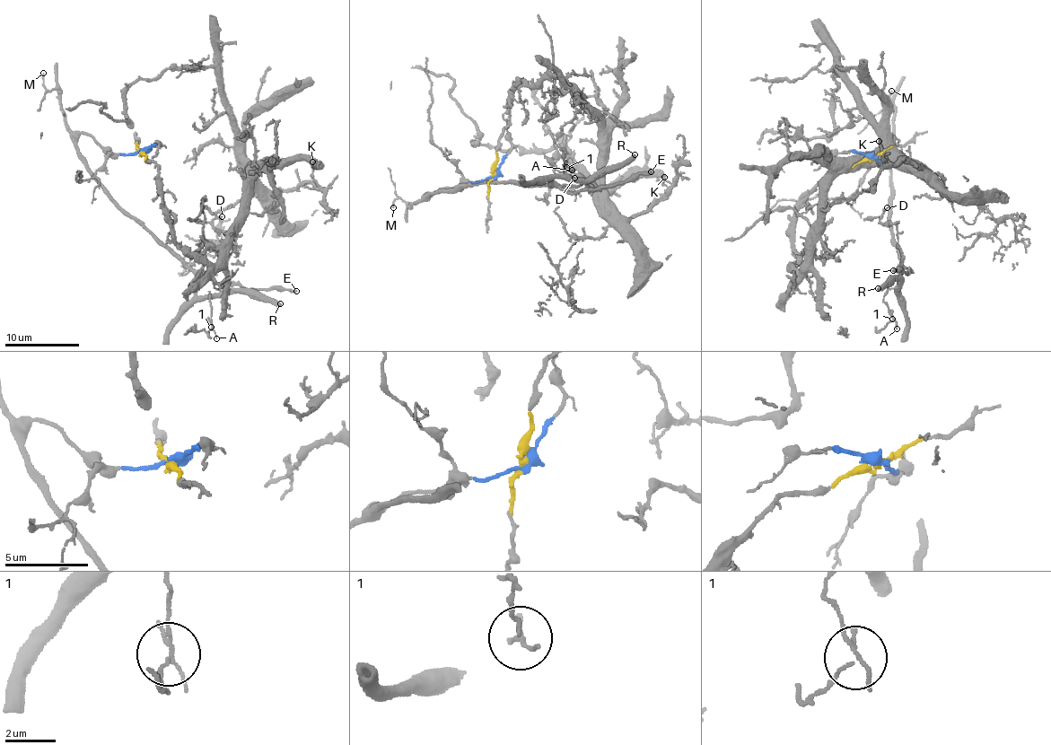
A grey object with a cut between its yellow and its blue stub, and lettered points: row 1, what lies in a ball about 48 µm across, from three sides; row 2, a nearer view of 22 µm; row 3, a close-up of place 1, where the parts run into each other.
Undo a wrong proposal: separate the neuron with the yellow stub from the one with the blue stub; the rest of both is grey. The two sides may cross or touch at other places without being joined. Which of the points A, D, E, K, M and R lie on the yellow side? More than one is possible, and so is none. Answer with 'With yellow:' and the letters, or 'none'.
With yellow: K

